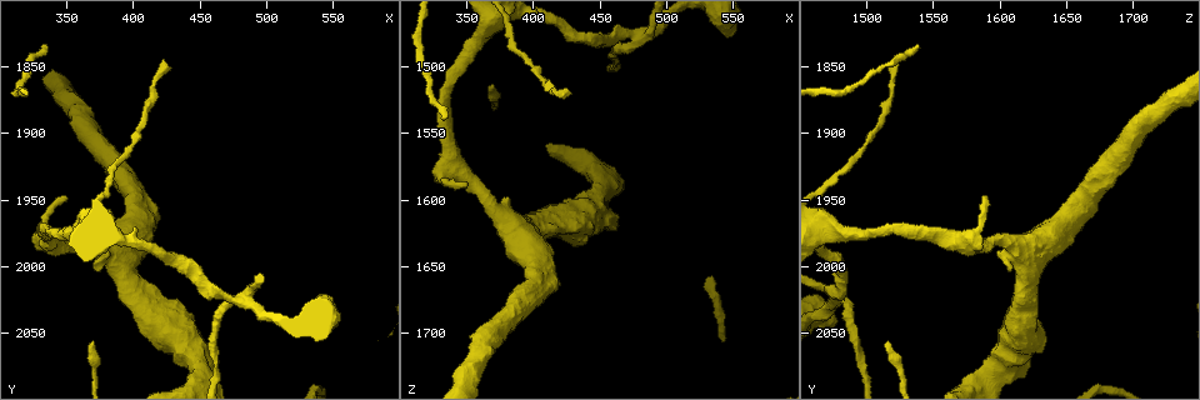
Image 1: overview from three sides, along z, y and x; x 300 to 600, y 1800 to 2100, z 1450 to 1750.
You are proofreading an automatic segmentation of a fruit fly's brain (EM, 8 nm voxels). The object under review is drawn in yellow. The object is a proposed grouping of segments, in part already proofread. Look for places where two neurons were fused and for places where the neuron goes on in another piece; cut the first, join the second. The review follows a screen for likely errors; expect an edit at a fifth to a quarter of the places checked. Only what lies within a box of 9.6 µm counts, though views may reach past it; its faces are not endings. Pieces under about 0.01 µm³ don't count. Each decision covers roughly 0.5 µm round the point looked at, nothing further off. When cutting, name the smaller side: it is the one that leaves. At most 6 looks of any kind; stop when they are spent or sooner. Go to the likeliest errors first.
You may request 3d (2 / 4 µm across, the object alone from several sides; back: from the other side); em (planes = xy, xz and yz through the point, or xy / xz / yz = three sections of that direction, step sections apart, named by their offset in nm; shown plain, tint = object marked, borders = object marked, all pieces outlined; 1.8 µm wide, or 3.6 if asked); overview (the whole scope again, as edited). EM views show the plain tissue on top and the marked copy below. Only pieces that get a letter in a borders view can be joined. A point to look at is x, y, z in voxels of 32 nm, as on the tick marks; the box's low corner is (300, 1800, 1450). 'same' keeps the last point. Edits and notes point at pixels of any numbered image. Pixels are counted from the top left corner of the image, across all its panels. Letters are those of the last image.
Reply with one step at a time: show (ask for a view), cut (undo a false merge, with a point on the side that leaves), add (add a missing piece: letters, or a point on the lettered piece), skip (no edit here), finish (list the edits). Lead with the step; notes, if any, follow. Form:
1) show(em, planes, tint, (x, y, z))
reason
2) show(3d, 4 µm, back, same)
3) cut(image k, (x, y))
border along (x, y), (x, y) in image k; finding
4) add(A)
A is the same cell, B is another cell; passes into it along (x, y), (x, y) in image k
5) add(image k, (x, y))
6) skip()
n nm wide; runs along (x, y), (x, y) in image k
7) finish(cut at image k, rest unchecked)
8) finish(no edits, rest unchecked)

show(3d, 4 µm, (474, 2022, 1476))

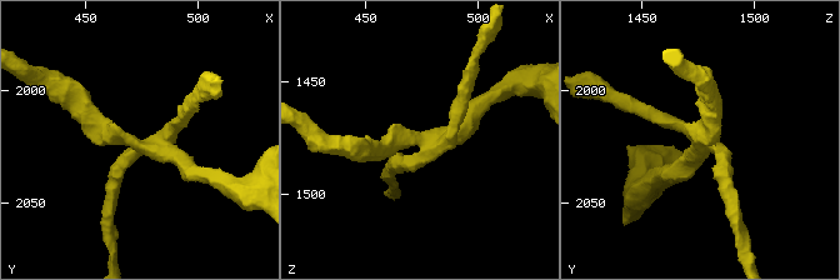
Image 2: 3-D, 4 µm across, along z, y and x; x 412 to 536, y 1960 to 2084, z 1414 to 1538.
show(em, planes, tint, (473, 2025, 1476))
now the EM

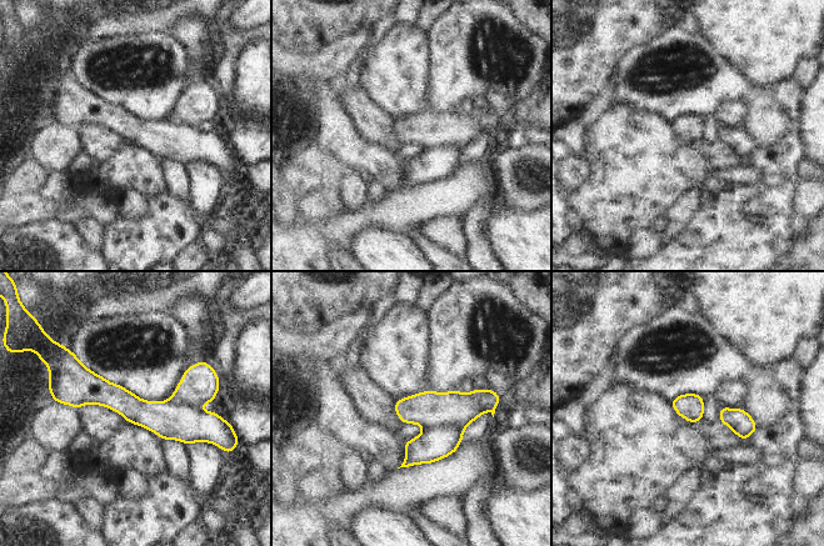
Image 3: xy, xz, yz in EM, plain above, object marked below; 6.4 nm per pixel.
show(em, planes, borders, same)
see the neighbours

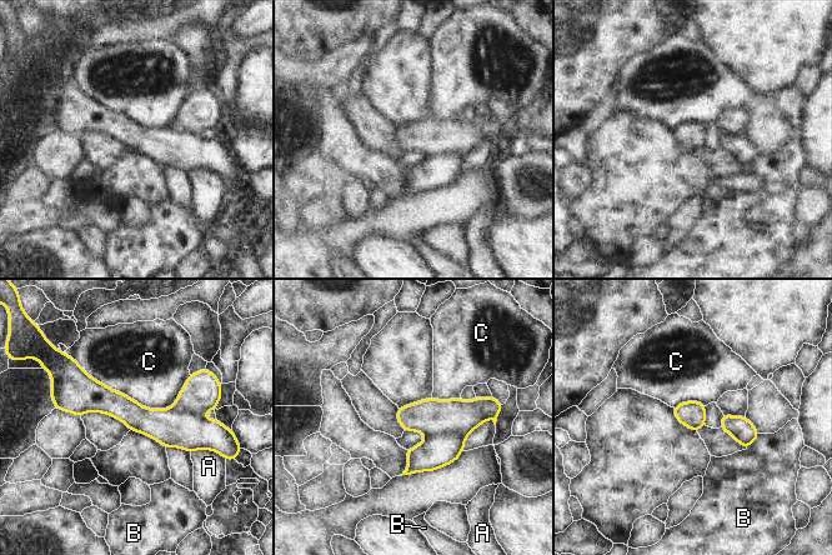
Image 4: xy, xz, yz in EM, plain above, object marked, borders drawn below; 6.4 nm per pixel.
cut(image 4, (437, 450))
A, B and C are other cells; 4 arms; border along (467, 434), (449, 431), (429, 435) in image 4; a second neuron is stuck on

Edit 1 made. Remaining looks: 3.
show(overview)

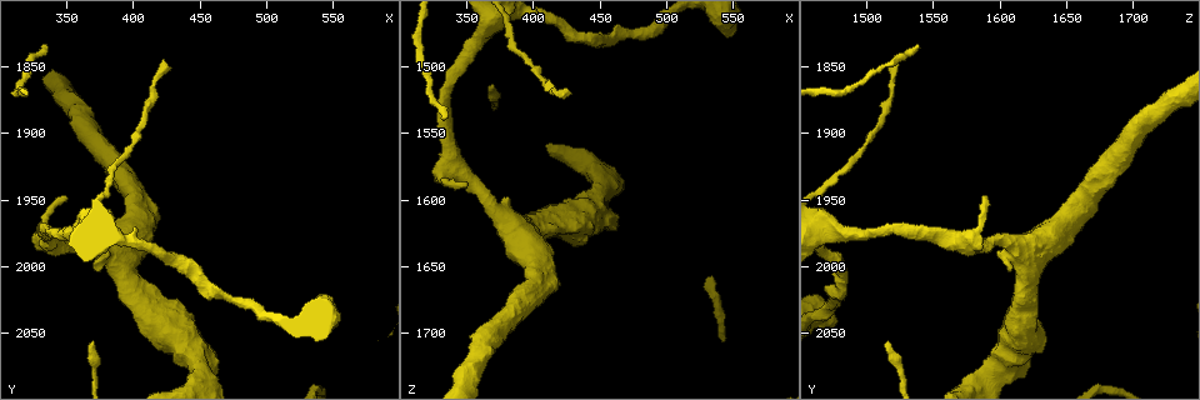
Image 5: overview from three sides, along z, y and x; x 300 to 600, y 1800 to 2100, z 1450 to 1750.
show(em, planes, borders, (332, 1836, 1540))
branch stops here

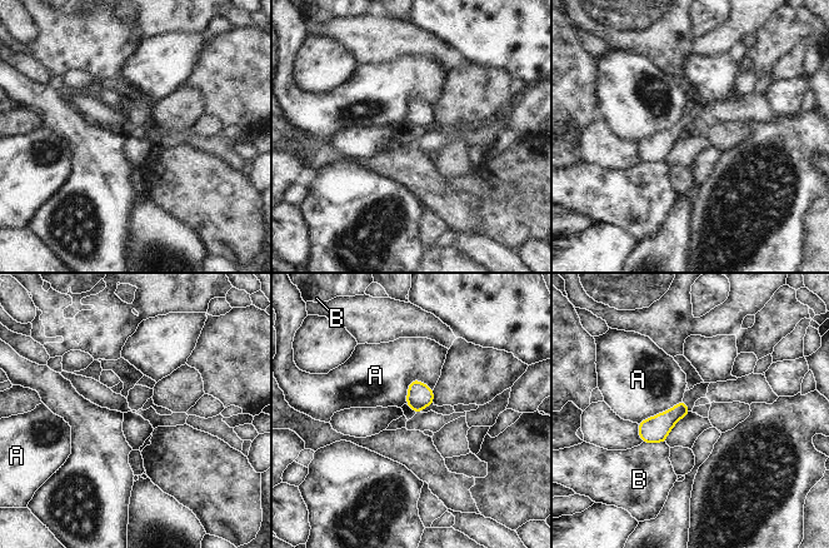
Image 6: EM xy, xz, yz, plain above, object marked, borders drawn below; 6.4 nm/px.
skip()
A and B are other cells; border along (433, 389), (413, 379), (405, 403) in image 6; no lettered piece goes on from it

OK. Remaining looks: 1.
finish(cut at image 4, rest unchecked)

